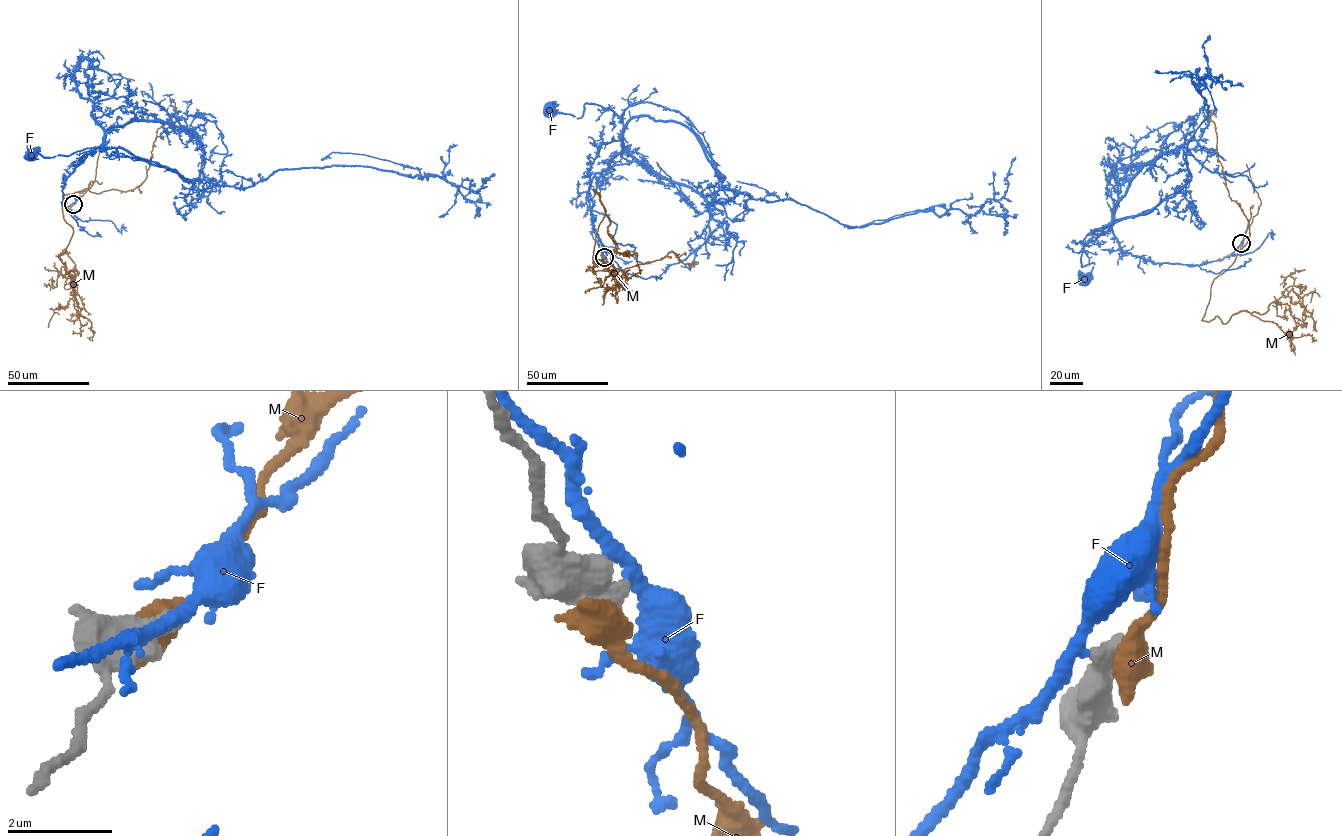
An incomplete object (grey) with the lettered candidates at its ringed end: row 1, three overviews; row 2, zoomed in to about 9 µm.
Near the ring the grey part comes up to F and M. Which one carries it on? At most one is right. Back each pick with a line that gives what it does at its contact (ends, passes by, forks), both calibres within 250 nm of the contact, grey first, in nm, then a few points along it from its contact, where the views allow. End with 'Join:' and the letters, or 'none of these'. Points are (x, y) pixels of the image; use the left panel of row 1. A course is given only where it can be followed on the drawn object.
Join: none of these

